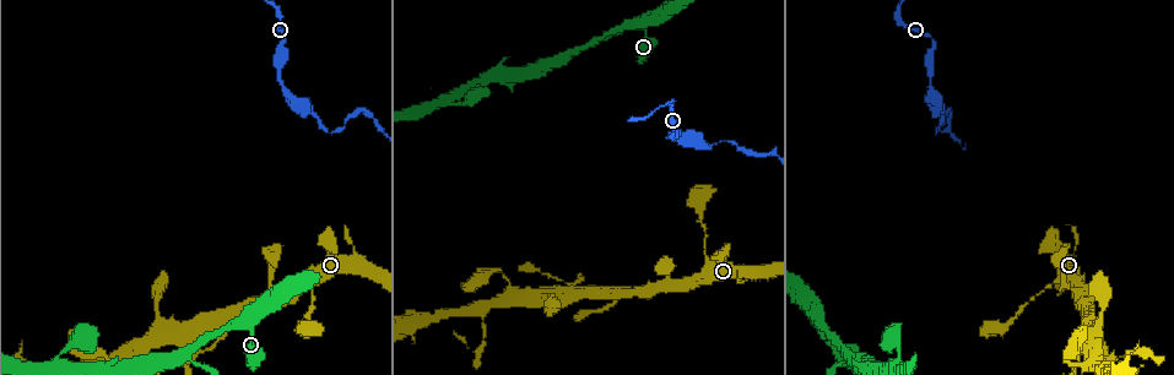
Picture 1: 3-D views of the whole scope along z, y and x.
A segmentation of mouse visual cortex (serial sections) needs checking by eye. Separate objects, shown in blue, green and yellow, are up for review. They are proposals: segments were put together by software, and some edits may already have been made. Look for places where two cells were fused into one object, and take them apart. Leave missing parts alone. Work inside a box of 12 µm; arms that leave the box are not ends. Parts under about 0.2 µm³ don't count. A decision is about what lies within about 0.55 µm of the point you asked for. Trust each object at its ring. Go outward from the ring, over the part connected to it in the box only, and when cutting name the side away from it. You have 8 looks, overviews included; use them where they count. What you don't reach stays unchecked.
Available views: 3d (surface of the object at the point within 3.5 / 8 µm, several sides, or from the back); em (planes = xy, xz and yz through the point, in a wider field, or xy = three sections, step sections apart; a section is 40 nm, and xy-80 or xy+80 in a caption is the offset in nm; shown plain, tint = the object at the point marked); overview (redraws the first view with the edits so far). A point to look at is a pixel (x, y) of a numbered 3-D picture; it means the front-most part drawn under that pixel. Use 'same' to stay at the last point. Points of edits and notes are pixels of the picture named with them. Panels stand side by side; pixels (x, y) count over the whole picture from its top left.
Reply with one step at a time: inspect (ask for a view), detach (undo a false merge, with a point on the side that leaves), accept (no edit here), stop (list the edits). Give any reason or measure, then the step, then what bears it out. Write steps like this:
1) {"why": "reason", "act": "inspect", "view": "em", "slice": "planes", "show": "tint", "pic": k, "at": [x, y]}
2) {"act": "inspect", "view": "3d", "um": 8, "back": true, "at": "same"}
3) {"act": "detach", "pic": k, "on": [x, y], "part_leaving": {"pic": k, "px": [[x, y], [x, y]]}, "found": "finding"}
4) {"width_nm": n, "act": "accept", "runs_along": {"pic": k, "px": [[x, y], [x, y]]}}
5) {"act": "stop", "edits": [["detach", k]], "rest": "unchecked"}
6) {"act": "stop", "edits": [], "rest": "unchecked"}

{"act": "inspect", "view": "3d", "um": 3.5, "back": true, "pic": 1, "at": [569, 284]}

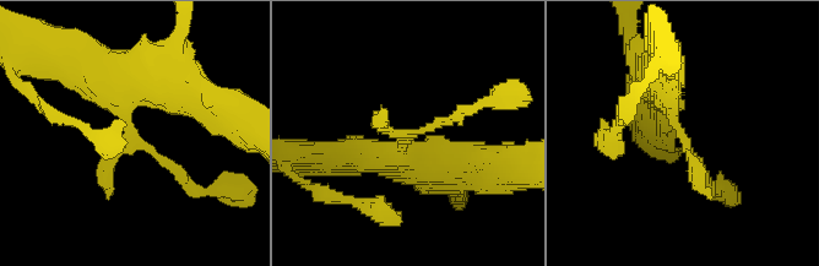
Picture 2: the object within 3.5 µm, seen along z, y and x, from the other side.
{"why": "now the EM", "act": "inspect", "view": "em", "slice": "xy", "step": 2, "show": "tint", "pic": 2, "at": [681, 133]}

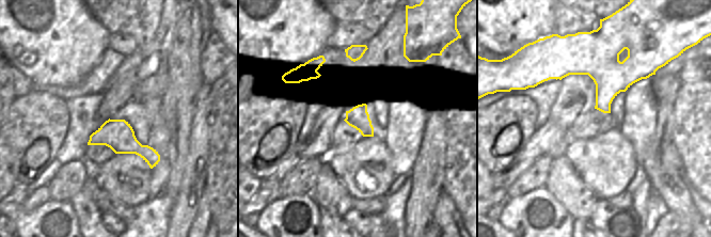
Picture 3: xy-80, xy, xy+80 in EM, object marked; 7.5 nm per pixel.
{"arm_widths_nm": [150, 200, 400], "act": "accept", "runs_along": {"pic": 2, "px": [[97, 74], [123, 88], [131, 134], [191, 186]]}, "found": "one cell here"}

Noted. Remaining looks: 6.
{"why": "calibre changes", "act": "inspect", "view": "3d", "um": 3.5, "back": true, "pic": 1, "at": [1094, 360]}

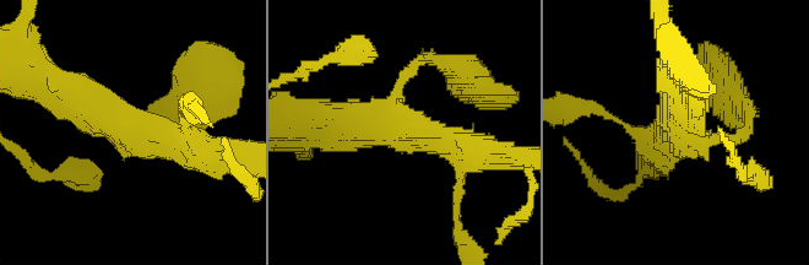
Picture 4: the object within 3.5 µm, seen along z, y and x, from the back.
{"arms": 3, "arm_widths_nm": [150, 250, 350], "why": "now the EM", "act": "inspect", "view": "em", "slice": "xy", "step": 1, "show": "tint", "pic": 4, "at": [115, 119]}

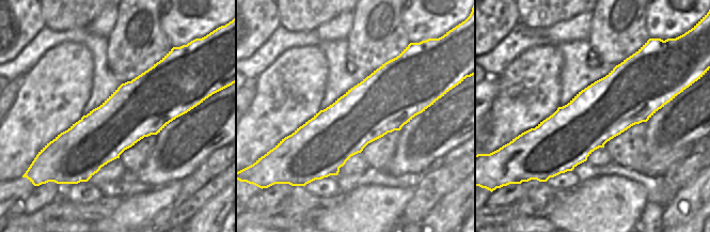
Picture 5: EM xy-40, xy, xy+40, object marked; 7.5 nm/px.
{"act": "accept", "runs_along": {"pic": 4, "px": [[48, 76], [130, 133], [186, 144]]}, "found": "one cell here"}

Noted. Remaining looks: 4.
{"why": "thick turns thin", "act": "inspect", "view": "3d", "um": 8, "pic": 1, "at": [585, 46]}

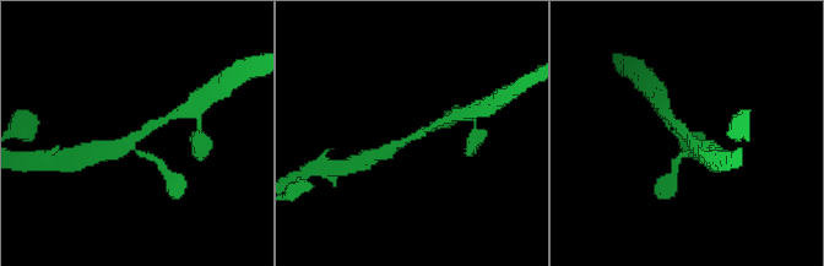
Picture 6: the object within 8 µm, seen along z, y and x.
{"act": "inspect", "view": "3d", "um": 3.5, "back": true, "pic": 6, "at": [407, 142]}

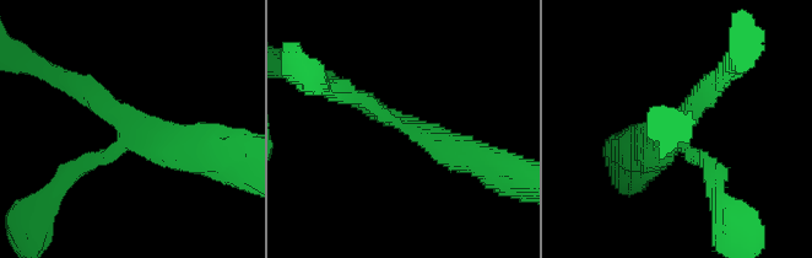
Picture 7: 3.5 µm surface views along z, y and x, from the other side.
{"arms": 3, "arm_widths_nm": [200, 250, 400], "act": "inspect", "view": "em", "slice": "xy", "step": 1, "show": "tint", "pic": 7, "at": [124, 121]}

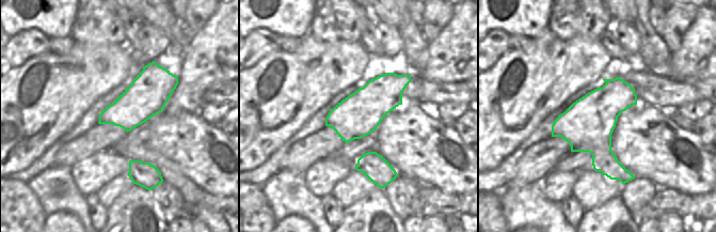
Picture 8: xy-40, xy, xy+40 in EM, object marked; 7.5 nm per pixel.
{"act": "accept", "runs_along": {"pic": 7, "px": [[64, 78], [173, 149], [193, 149]]}, "found": "all the same cell"}

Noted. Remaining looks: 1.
{"act": "stop", "edits": [], "rest": "unchecked"}

